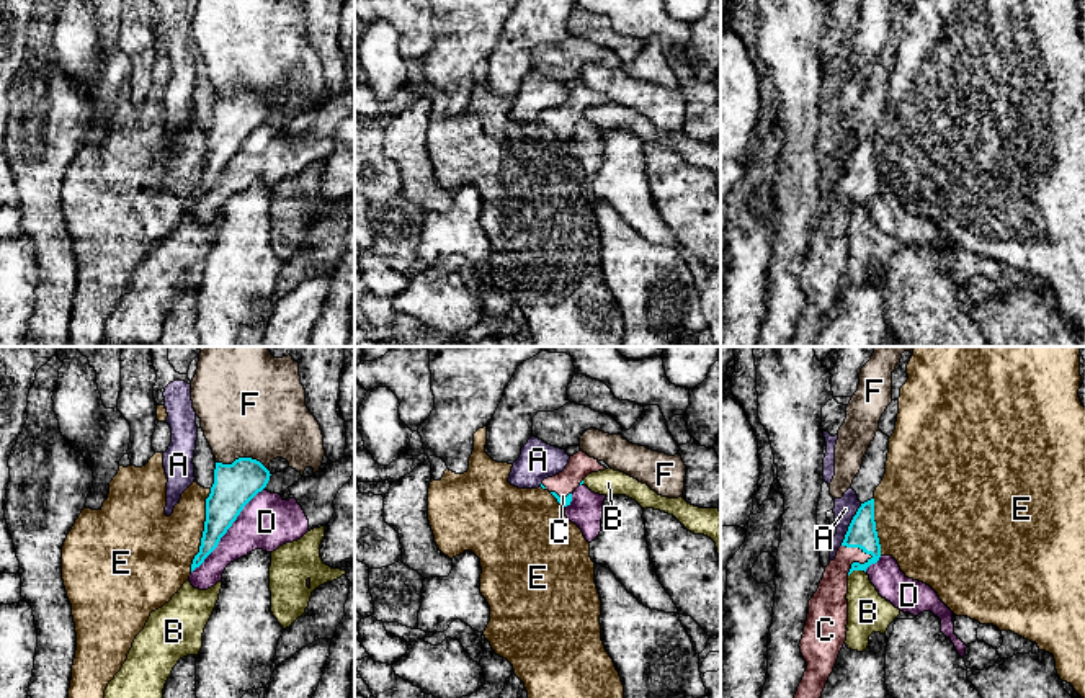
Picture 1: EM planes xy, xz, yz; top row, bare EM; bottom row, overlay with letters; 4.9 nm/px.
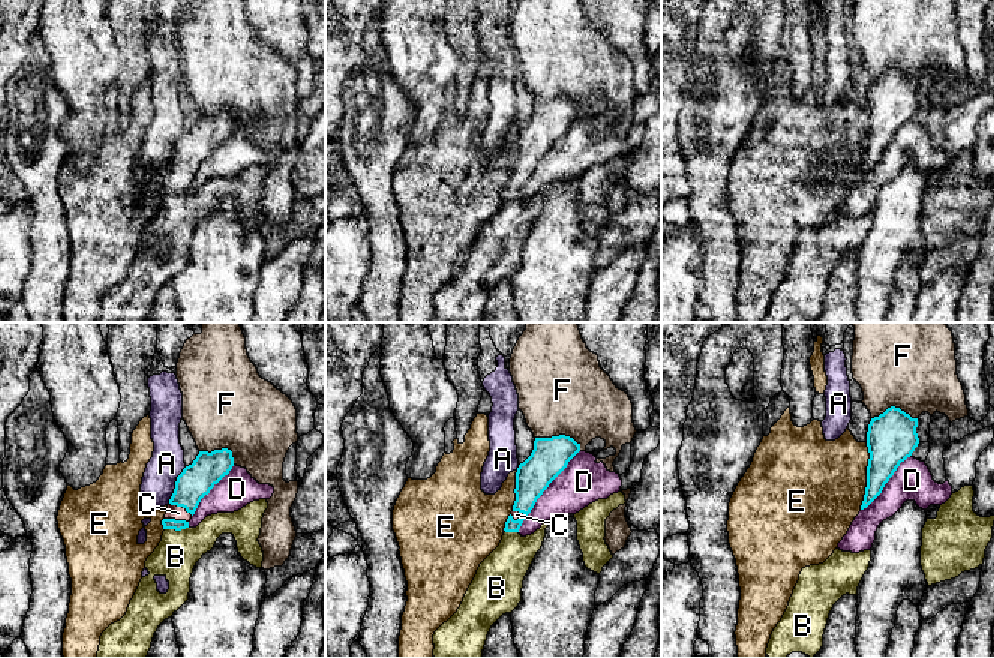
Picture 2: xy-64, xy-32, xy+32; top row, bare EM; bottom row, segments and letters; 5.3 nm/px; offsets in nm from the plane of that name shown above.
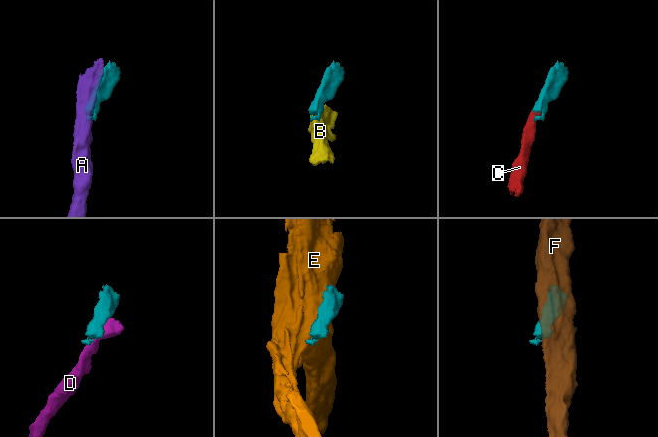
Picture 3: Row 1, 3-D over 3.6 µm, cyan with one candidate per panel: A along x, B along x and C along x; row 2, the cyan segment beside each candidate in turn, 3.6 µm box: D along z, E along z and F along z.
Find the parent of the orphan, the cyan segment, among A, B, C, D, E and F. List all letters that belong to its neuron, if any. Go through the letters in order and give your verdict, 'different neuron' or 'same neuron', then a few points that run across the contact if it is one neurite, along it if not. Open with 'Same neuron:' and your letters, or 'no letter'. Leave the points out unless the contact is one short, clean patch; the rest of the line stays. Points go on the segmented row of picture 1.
Same neuron: C
A: different neuron | yz (861, 504), (840, 545)
B: different neuron | yz (865, 571), (853, 571), (848, 576)
C: same neuron | yz (861, 533), (871, 556), (857, 563), (835, 579), (829, 605)
D: different neuron
E: different neuron
F: different neuron

